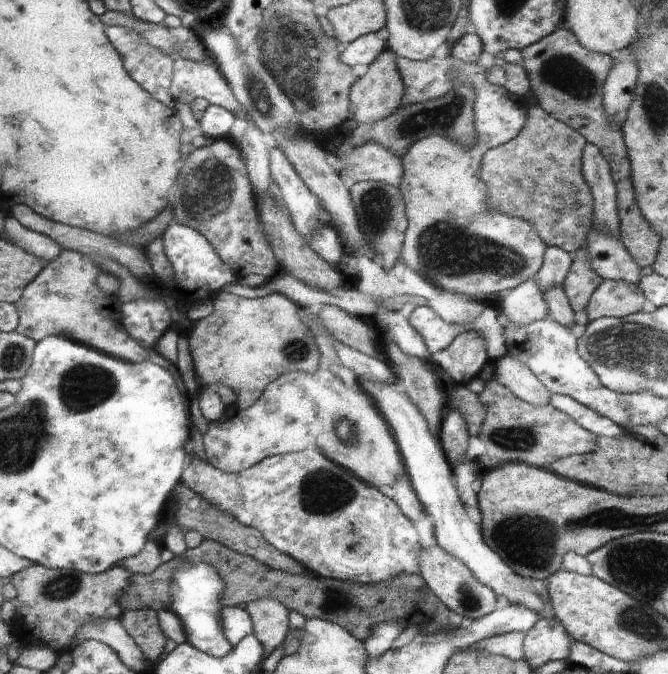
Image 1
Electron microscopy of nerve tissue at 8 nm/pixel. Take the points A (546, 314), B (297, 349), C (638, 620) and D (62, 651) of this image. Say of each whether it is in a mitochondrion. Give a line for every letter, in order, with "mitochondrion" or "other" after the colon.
A: other
B: mitochondrion
C: mitochondrion
D: other

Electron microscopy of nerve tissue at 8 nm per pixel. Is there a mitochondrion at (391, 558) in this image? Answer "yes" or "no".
no

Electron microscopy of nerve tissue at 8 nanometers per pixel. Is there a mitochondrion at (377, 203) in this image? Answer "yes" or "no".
yes

